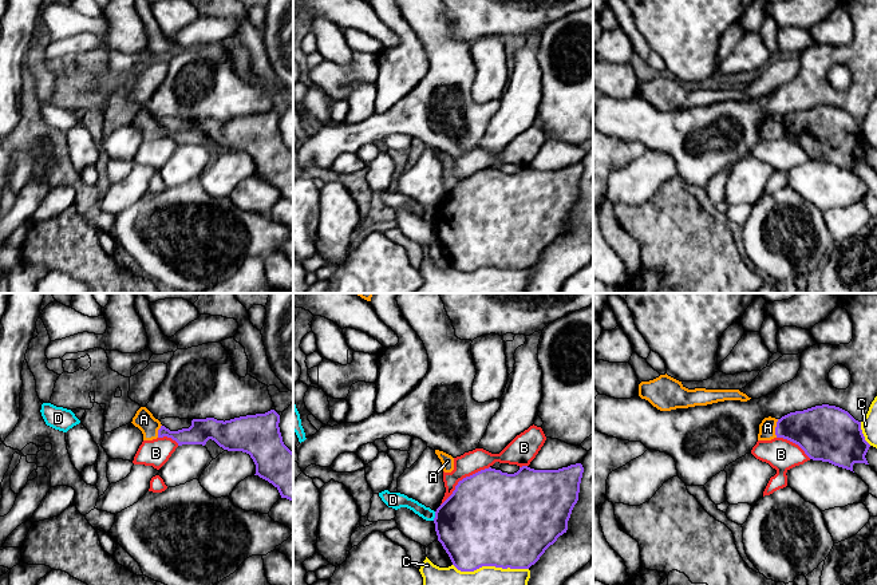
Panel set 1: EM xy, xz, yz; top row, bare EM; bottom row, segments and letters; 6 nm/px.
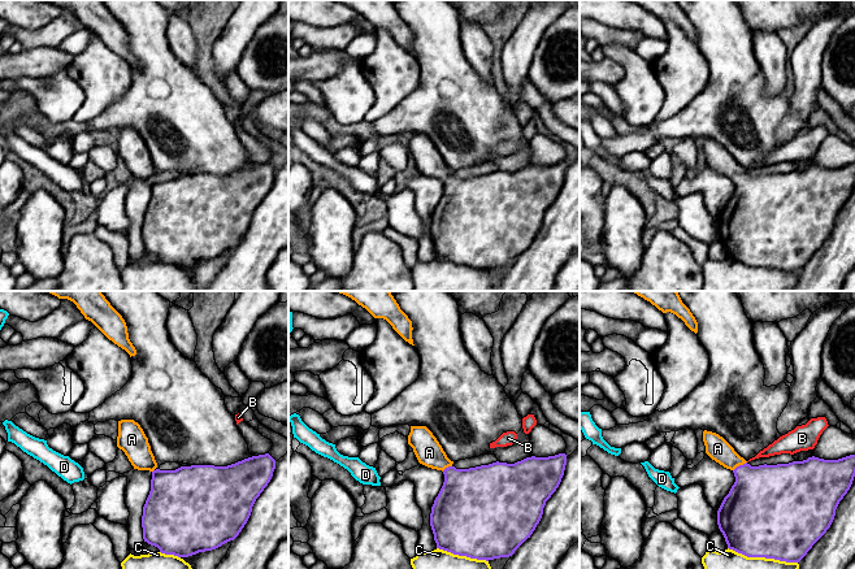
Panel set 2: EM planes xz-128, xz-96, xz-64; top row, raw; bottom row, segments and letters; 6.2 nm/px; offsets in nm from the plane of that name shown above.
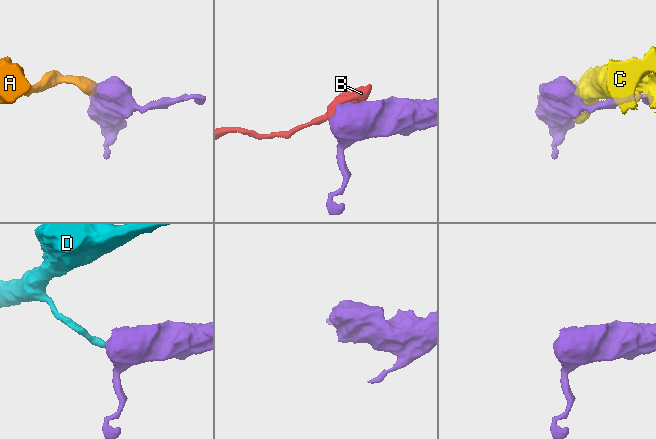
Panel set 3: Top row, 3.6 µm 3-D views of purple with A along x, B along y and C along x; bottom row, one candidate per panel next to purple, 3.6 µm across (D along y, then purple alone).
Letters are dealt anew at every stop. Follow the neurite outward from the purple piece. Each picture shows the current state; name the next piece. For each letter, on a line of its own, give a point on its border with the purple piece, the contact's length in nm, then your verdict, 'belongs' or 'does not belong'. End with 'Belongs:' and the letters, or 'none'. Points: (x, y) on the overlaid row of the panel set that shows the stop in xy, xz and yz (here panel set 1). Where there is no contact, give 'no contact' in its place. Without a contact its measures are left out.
A: yz (775, 429) | 110 nm | belongs
B: xz (463, 478) | 380 nm | does not belong
C: xz (490, 565) | 460 nm | does not belong
D: xz (435, 516) | 60 nm | does not belong
Belongs: A

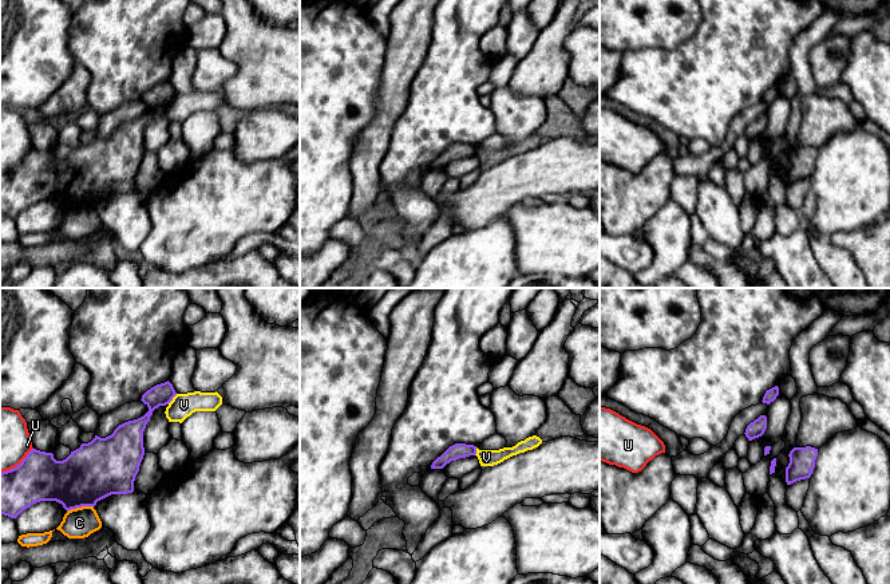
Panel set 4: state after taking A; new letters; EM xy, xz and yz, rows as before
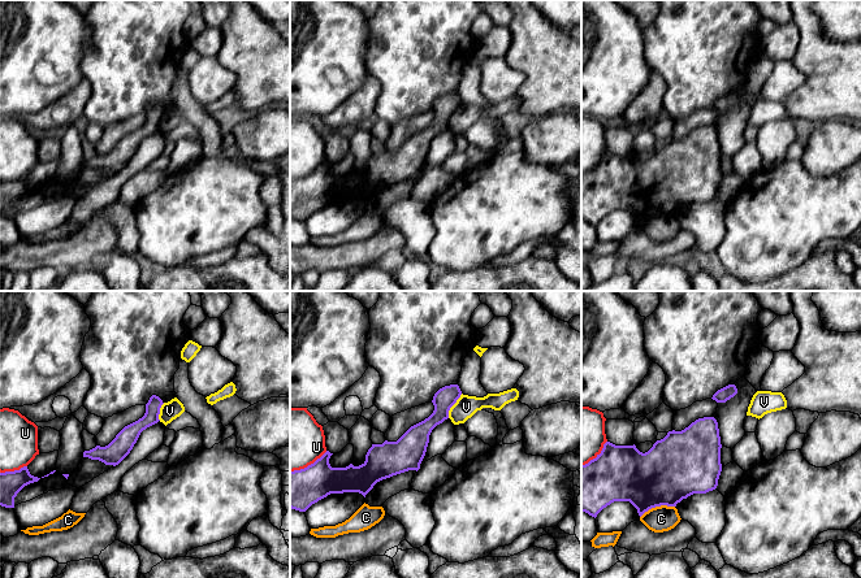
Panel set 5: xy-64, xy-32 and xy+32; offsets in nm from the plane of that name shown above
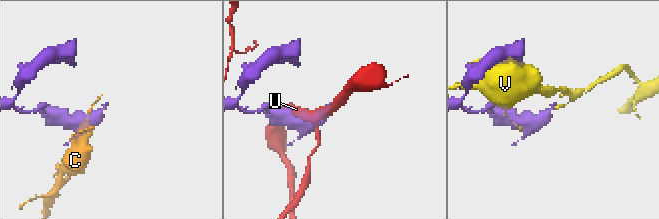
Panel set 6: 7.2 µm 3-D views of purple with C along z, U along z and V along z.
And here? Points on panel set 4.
C: xy (79, 506) | 170 nm | does not belong
U: xy (18, 465) | 260 nm | does not belong
V: xy (171, 399) | 90 nm | does not belong
Belongs: none

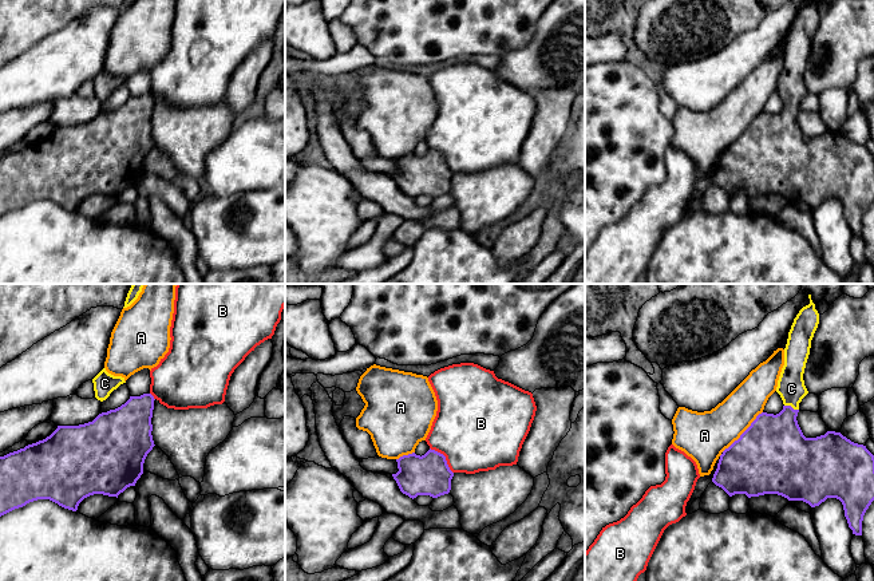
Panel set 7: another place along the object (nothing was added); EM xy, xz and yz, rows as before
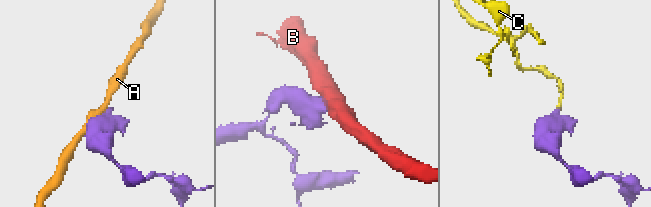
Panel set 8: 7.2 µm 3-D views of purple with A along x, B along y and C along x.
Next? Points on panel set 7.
A: yz (743, 433) | 340 nm | does not belong
B: xz (445, 458) | 220 nm | does not belong
C: yz (791, 407) | 90 nm | belongs
Belongs: C

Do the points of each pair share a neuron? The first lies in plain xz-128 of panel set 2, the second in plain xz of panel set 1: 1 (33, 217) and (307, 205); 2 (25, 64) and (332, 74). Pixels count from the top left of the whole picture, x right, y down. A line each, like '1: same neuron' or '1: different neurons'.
1: different neurons
2: same neuron

